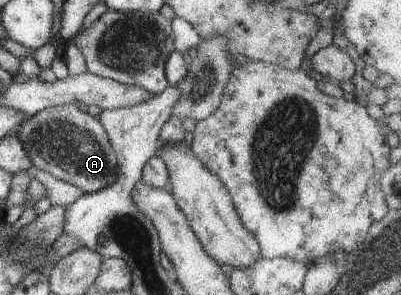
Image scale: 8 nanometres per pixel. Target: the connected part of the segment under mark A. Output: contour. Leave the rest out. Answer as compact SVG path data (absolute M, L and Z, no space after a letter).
M72 103L38 111L21 123L16 136L22 141L35 171L45 170L57 179L76 186L83 194L98 192L117 177L117 154L103 124Z

